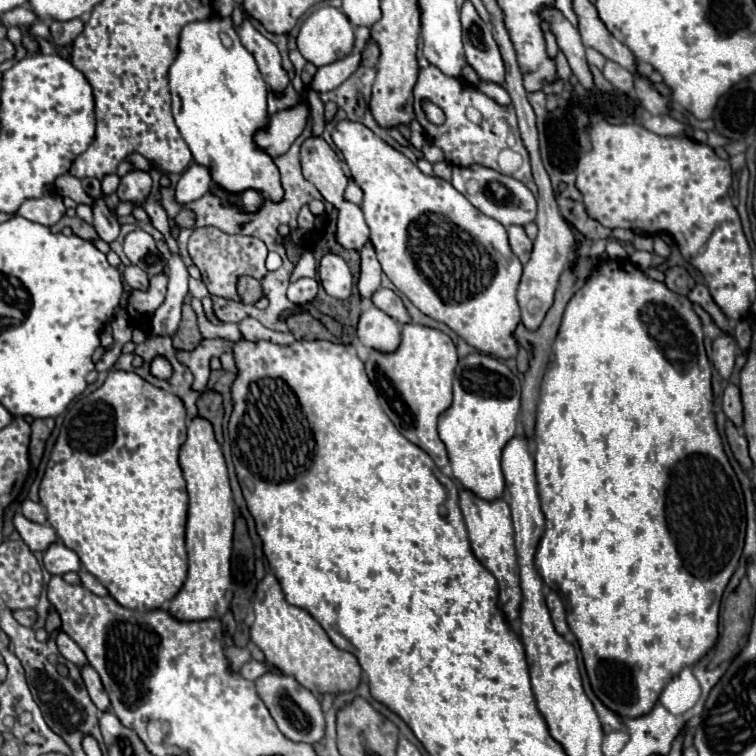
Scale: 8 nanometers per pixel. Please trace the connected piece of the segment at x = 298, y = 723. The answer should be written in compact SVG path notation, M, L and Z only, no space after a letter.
M268 672L256 680L256 690L258 690L258 696L262 698L262 702L266 704L266 708L270 710L270 716L274 718L276 726L288 740L306 742L310 746L320 744L324 740L326 720L324 720L324 712L320 708L320 700L314 692L300 686L294 680L294 676L280 674L280 672Z

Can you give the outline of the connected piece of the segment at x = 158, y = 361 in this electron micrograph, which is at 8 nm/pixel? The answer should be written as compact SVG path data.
M154 358L152 364L150 364L150 370L152 370L152 374L154 374L156 378L162 378L162 380L170 378L170 374L172 374L172 366L170 366L168 360L164 360L164 358Z

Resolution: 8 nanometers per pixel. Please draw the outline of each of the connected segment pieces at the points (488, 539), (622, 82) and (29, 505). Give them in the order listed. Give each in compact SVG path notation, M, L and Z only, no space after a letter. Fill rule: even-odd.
M460 490L460 510L466 520L466 528L470 534L470 544L474 556L496 576L500 586L500 608L504 610L508 620L518 618L518 608L522 600L520 580L518 580L518 562L514 548L514 528L510 518L510 506L502 500L482 500L470 490Z
M606 60L602 74L614 88L618 88L622 92L630 92L634 88L634 76L626 68L622 68L620 64L616 64L612 60Z
M24 500L22 502L22 514L28 520L32 520L32 522L38 522L38 524L44 524L46 522L46 510L42 508L42 504L32 502L32 500Z

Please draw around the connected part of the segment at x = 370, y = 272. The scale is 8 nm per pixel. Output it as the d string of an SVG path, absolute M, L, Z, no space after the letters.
M366 242L360 250L362 256L362 272L360 272L360 280L358 280L358 290L362 298L370 298L372 292L376 292L376 288L380 286L380 262L376 260L376 252L374 246L370 242Z

